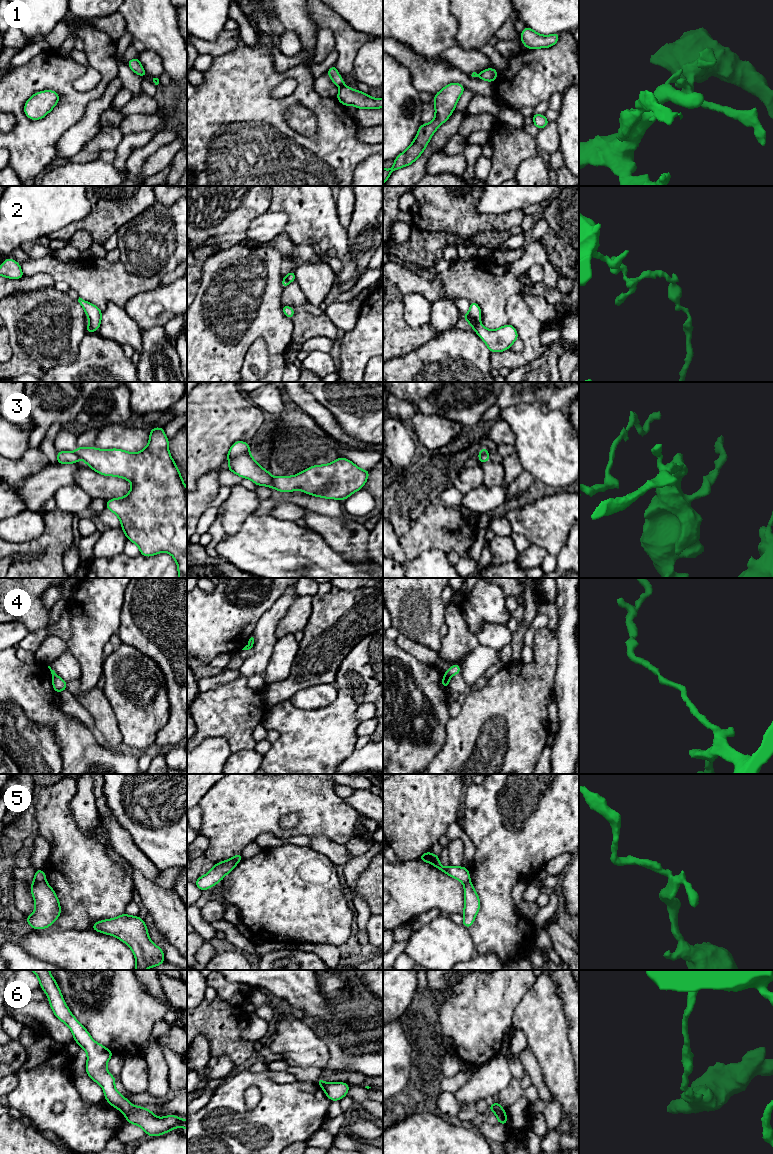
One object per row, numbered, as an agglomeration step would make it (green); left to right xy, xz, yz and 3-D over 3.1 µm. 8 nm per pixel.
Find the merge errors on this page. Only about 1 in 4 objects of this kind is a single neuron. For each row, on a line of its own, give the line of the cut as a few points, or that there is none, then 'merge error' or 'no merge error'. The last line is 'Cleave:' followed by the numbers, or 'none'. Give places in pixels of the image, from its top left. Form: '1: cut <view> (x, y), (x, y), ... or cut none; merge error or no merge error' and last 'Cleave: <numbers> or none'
1: cut xz (342, 84), (339, 86); merge error
2: cut yz (478, 323), (474, 330); merge error
3: cut xz (272, 477), (274, 487); merge error
4: cut yz (445, 674), (450, 676); merge error
5: cut xy (34, 880), (45, 882); merge error
6: cut xy (133, 1106), (126, 1116); merge error
Cleave: 1, 2, 3, 4, 5, 6

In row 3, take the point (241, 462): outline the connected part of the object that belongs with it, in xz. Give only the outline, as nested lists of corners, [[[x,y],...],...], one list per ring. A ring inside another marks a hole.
[[[240,440],[232,444],[226,456],[229,460],[228,470],[241,478],[250,479],[257,486],[274,488],[273,476],[253,459],[253,455],[249,453],[250,445]]]

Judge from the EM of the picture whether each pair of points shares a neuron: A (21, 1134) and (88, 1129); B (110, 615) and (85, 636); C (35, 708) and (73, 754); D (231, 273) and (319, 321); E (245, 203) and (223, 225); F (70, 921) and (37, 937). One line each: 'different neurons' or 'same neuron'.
A: different neurons
B: same neuron
C: same neuron
D: different neurons
E: same neuron
F: different neurons

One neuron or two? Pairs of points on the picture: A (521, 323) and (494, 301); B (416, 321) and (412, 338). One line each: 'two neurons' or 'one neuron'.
A: two neurons
B: two neurons

